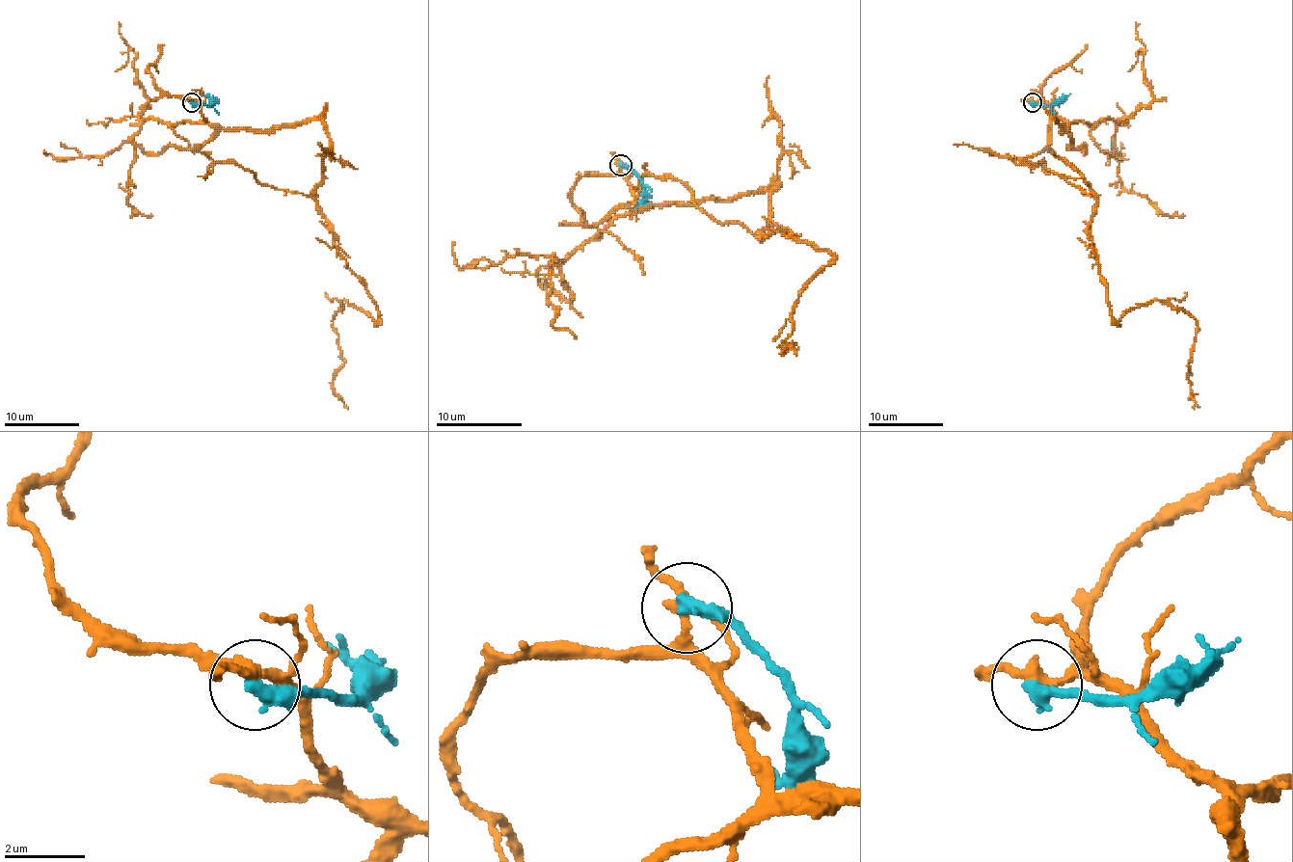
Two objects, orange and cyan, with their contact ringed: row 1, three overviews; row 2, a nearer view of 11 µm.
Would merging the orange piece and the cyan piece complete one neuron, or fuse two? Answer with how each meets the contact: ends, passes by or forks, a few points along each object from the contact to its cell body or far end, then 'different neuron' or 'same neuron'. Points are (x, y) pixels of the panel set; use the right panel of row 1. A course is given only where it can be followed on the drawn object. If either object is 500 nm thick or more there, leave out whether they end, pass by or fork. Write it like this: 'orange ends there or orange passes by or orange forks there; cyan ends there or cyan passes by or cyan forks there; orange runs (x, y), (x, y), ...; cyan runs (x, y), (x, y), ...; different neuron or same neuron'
orange forks there; cyan ends there; orange runs (1033, 103), (1066, 123), (1051, 121), (1049, 148), (1090, 187), (1112, 317), (1158, 300), (1196, 321), (1194, 409); cyan runs (1033, 103), (1059, 105), (1070, 94); different neuron

